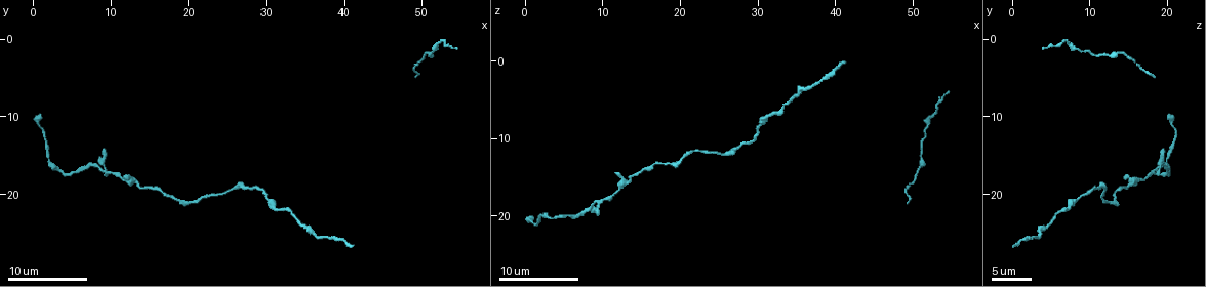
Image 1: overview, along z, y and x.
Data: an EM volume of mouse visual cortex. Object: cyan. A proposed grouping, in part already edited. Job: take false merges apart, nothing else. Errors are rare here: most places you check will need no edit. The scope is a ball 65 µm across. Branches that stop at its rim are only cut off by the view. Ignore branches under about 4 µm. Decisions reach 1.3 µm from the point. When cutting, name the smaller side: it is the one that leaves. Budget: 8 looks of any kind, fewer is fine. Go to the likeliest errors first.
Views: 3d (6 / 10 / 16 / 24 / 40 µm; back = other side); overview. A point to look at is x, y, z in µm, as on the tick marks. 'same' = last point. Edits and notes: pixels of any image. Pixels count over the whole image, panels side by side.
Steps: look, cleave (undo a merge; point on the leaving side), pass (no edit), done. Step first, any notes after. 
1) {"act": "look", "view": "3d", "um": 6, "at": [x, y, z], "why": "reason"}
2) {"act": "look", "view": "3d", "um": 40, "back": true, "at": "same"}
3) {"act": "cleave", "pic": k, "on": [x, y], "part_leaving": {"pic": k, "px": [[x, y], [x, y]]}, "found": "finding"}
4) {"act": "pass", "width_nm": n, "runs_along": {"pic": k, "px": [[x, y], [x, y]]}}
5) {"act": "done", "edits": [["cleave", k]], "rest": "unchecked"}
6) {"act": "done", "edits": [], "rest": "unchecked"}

{"act": "look", "view": "3d", "um": 10, "at": [7.8, 16.2, 19.2], "why": "four-way junction"}

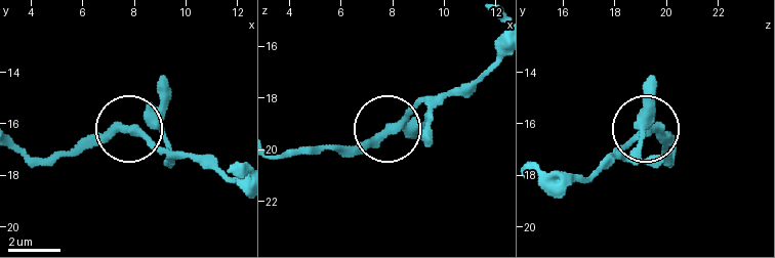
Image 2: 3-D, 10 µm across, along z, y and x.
{"act": "pass", "arms": 4, "found": "one cell here"}

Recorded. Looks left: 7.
{"act": "look", "view": "3d", "um": 16, "at": [13.8, 18.8, 15.4], "why": "calibre changes"}

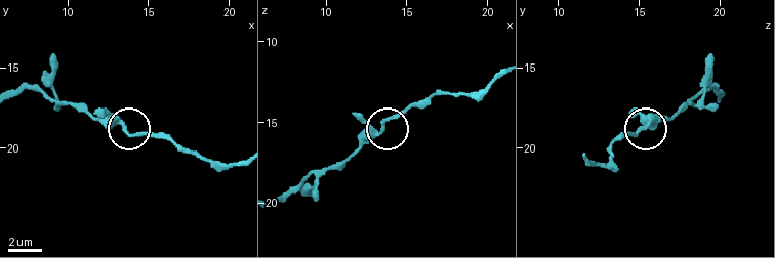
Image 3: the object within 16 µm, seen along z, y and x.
{"act": "look", "view": "3d", "um": 16, "back": true, "at": [13.5, 18.9, 15.2], "why": "from behind"}

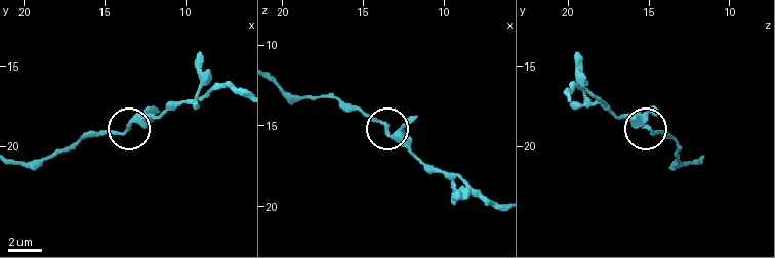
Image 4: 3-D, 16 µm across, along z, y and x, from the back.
{"act": "pass", "runs_along": {"pic": 4, "px": [[698, 159], [678, 160], [669, 135], [656, 135], [609, 108]]}, "found": "all the same cell"}

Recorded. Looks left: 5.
{"act": "look", "view": "3d", "um": 6, "at": [29.4, 19.4, 10.2]}

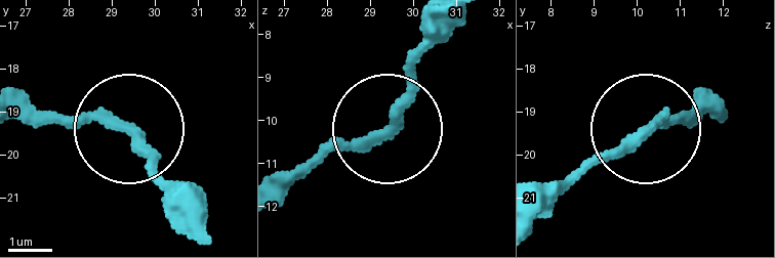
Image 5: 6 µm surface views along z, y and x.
{"act": "pass", "runs_along": {"pic": 5, "px": [[649, 125], [609, 147], [546, 210]]}, "found": "one cell here"}

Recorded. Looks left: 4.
{"act": "look", "view": "3d", "um": 6, "at": [18.2, 20.6, 13.6], "why": "calibre changes"}

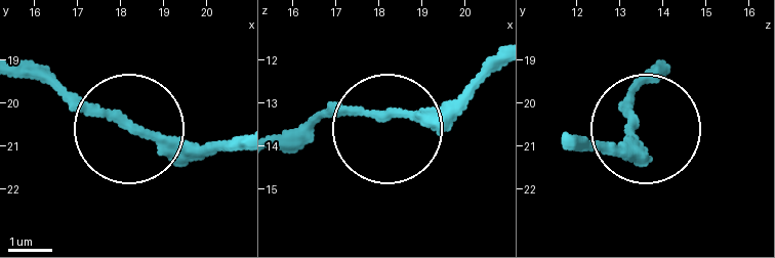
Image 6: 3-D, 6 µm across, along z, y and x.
{"act": "look", "view": "3d", "um": 6, "back": true, "at": [18.20, 20.55, 13.25], "why": "from behind"}

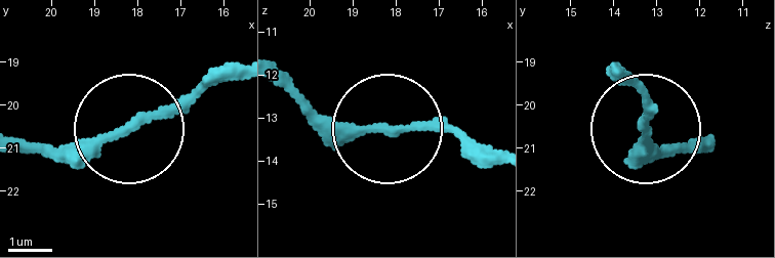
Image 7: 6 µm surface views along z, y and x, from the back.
{"act": "pass", "runs_along": {"pic": 7, "px": [[25, 142], [124, 135], [168, 117], [209, 80]]}, "found": "all the same cell"}

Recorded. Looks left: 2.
{"act": "done", "edits": [], "rest": "unchecked"}

